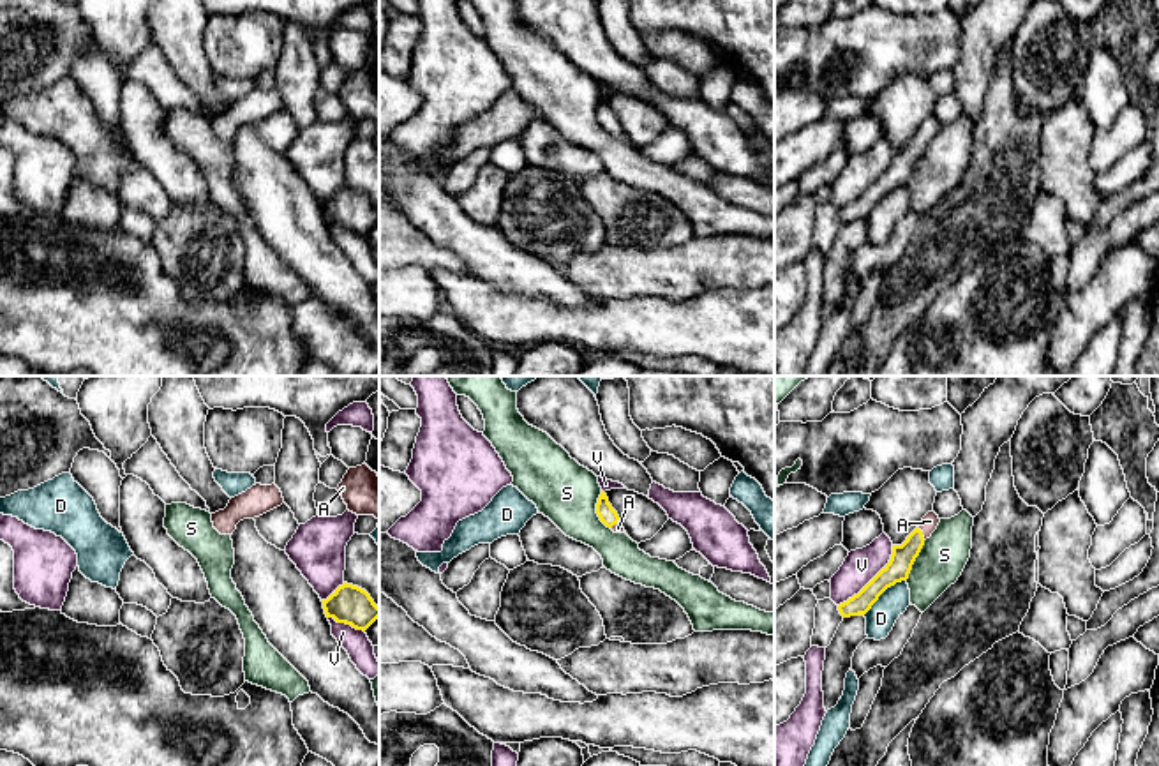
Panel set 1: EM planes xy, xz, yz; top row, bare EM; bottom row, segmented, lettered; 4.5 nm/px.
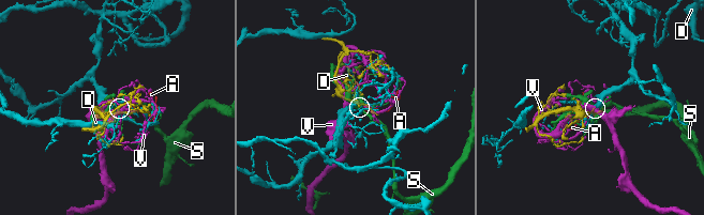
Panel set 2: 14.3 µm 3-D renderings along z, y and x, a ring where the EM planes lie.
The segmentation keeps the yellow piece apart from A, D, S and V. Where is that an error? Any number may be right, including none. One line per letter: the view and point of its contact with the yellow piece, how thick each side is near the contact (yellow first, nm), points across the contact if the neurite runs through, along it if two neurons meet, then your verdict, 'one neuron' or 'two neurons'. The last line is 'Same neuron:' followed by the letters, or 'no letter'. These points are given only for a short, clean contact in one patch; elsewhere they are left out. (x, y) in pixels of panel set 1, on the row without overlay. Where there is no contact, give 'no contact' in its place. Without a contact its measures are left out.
A: yz (921, 138) | 110/80 nm | across yz (904, 161), (921, 138), (930, 126) | one neuron
D: yz (882, 196) | 110/140 nm | two neurons
S: yz (914, 165) | 110/220 nm | two neurons
V: yz (872, 184) | 110/160 nm | two neurons
Same neuron: A

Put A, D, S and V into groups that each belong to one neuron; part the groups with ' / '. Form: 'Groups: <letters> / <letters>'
Groups: A / D / S / V

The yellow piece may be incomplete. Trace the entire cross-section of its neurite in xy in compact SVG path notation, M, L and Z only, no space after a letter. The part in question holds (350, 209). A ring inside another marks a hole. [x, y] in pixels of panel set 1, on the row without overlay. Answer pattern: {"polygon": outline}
{"polygon": "M348 187L339 191L326 205L321 207L326 222L351 229L356 235L365 237L379 222L379 212L374 208L370 199Z"}

